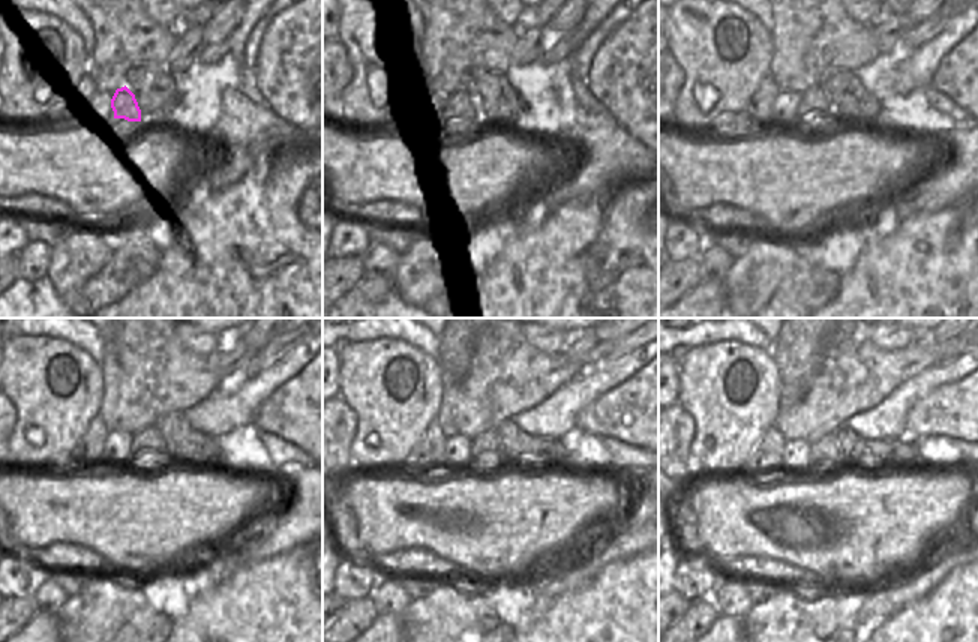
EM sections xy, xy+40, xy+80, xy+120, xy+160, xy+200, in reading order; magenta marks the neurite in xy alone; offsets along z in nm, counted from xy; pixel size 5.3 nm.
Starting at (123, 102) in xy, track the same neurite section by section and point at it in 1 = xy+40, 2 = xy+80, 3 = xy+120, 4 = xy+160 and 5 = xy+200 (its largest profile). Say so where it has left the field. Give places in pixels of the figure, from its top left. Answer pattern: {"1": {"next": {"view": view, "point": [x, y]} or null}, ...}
{"1": {"next": {"view": "xy+40", "point": [465, 101]}}, "2": {"next": {"view": "xy+80", "point": [815, 104]}}, "3": {"next": {"view": "xy+120", "point": [147, 443]}}, "4": {"next": {"view": "xy+160", "point": [486, 449]}}, "5": {"next": {"view": "xy+200", "point": [824, 453]}}}

